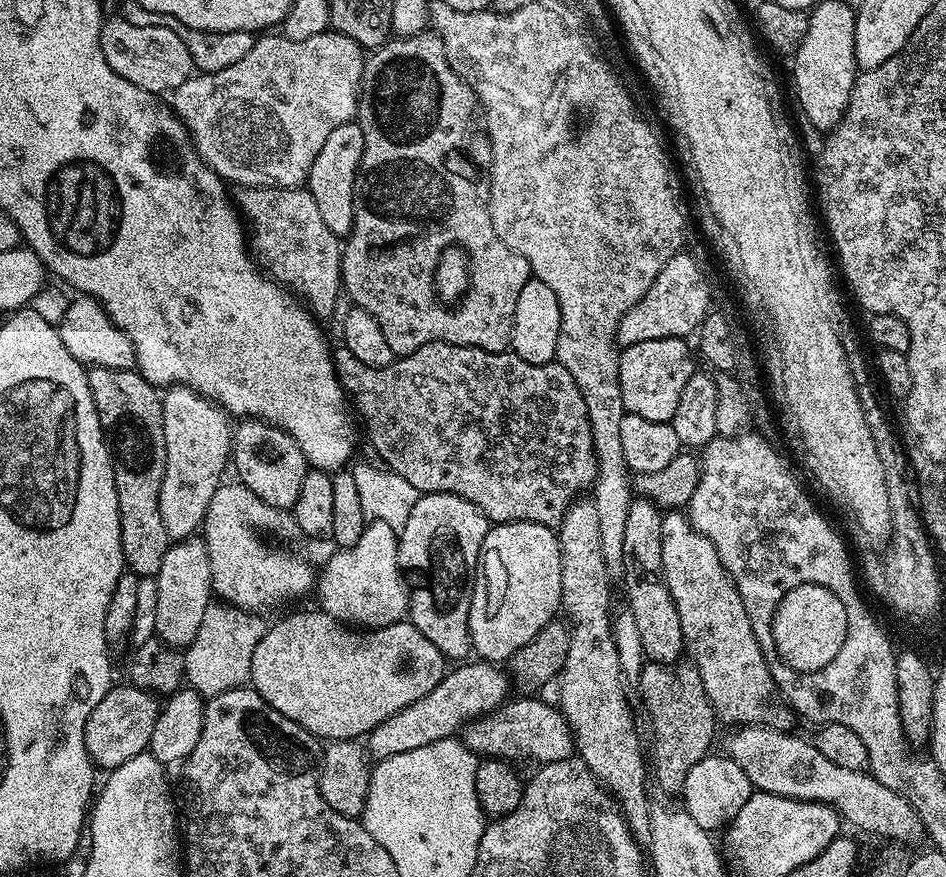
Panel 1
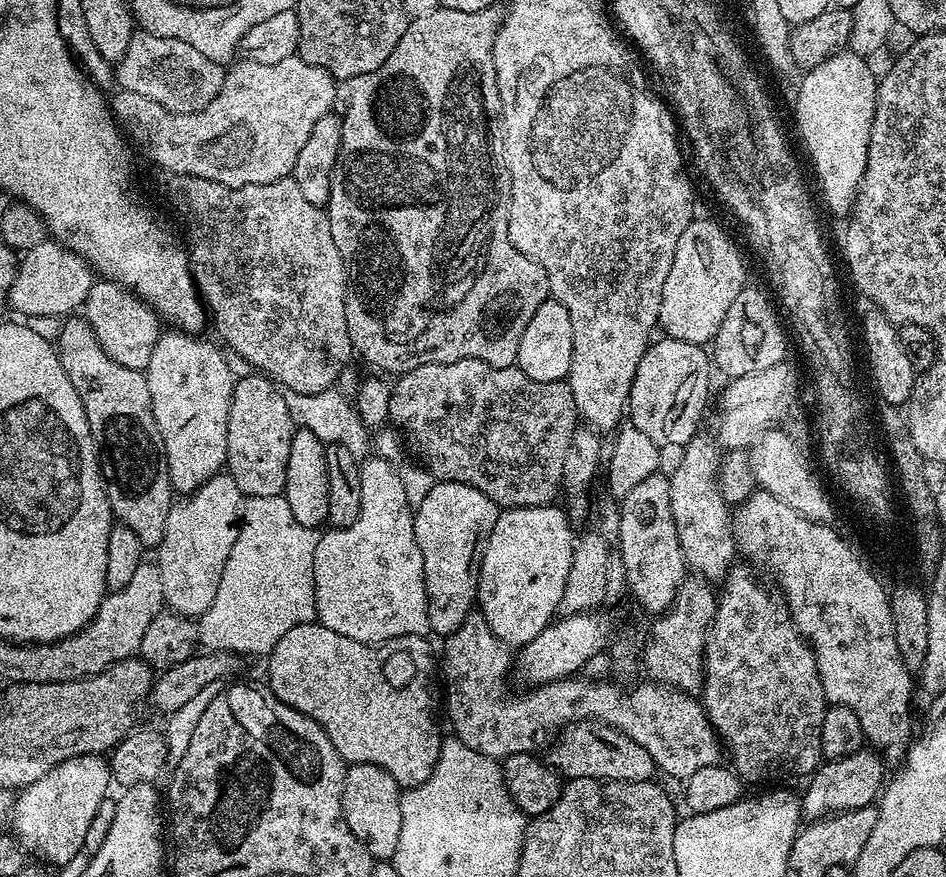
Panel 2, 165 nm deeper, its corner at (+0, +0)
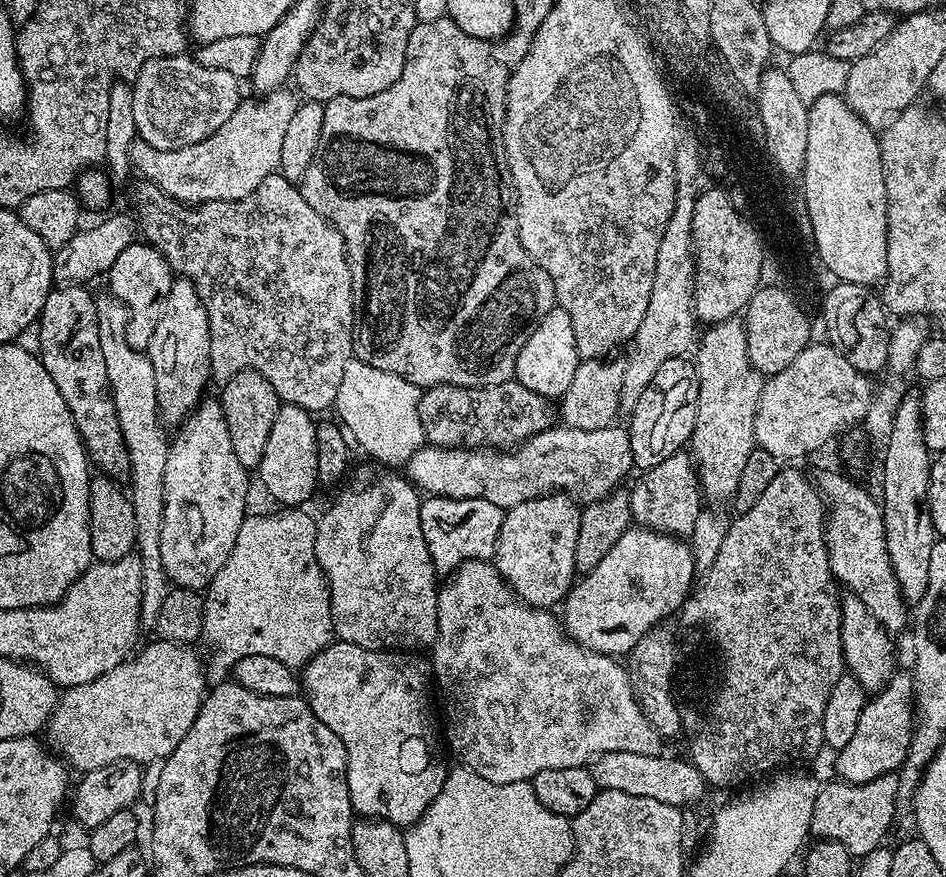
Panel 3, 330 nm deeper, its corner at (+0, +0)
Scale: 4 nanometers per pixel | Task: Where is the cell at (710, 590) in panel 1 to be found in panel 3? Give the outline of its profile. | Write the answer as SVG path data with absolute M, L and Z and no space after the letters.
M743 319L707 325L695 345L695 352L698 402L690 452L696 462L703 499L728 502L735 496L746 461L757 447L755 418L766 380L748 356L748 331L744 329Z

